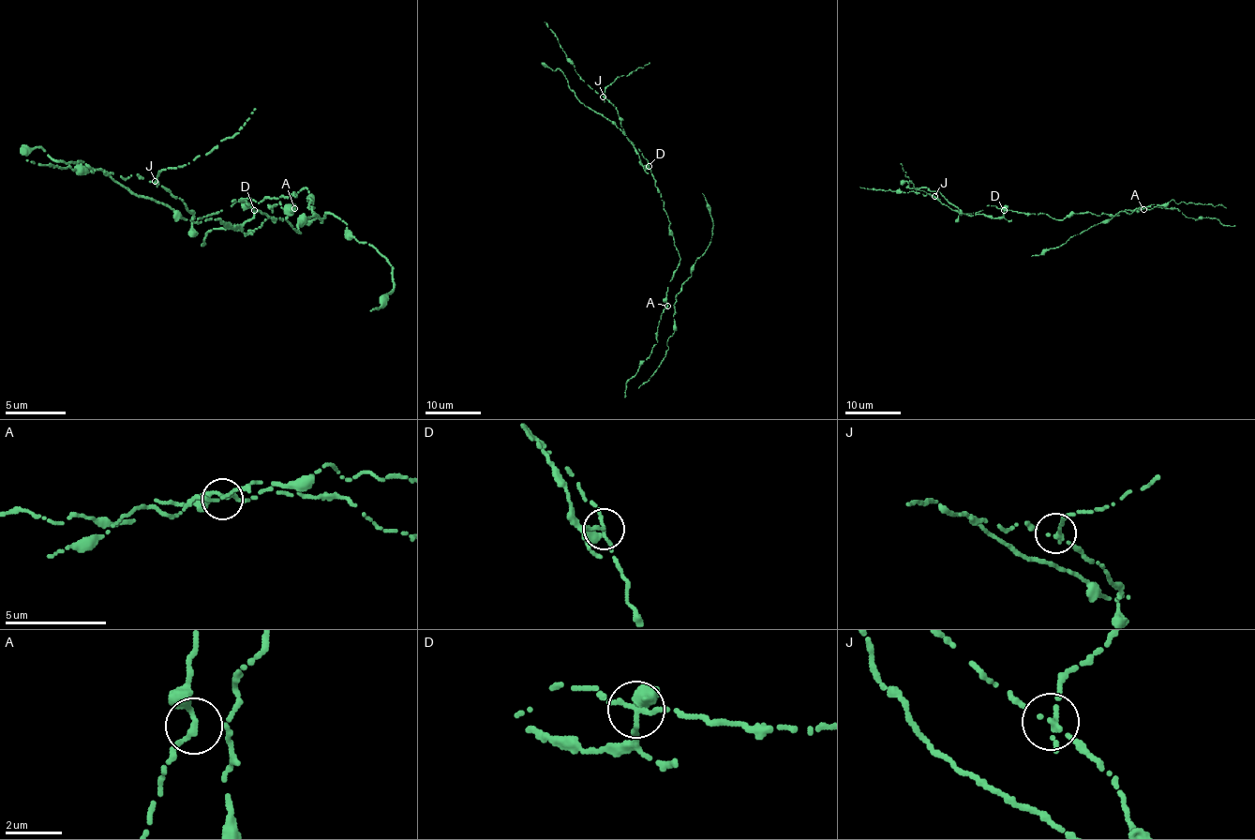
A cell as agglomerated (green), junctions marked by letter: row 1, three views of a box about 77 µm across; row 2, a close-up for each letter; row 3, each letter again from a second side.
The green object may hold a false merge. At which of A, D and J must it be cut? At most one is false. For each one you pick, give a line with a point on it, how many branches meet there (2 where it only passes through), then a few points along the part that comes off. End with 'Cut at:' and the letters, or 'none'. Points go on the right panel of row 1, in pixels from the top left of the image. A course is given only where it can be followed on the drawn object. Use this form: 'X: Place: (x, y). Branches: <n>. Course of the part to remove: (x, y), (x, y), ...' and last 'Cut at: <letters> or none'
D: Place: (1004, 210). Branches: 3. Course of the part to remove: (1004, 210), (1003, 217), (969, 216), (937, 190), (907, 187), (906, 181), (901, 184)
Cut at: D

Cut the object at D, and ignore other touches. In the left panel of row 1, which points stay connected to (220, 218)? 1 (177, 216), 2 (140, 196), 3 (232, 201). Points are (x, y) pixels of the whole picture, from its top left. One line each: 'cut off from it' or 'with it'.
1: with it
2: with it
3: cut off from it

